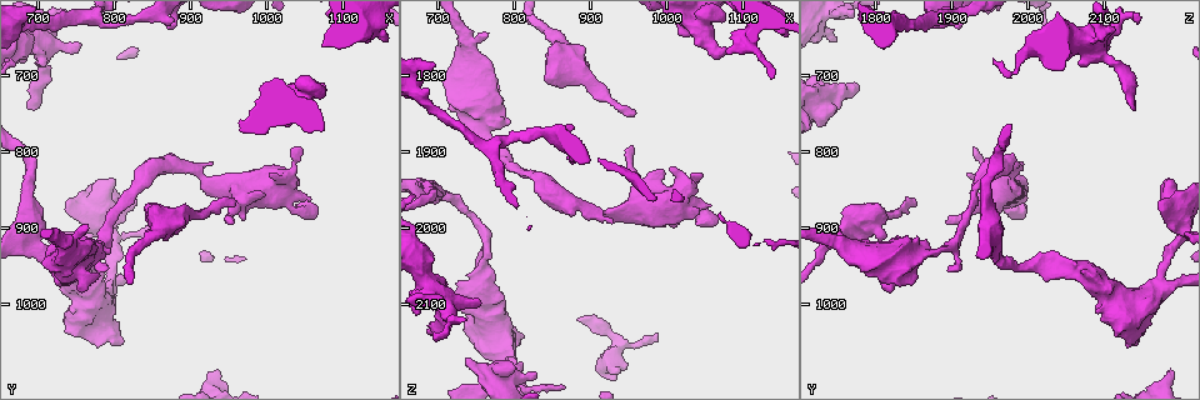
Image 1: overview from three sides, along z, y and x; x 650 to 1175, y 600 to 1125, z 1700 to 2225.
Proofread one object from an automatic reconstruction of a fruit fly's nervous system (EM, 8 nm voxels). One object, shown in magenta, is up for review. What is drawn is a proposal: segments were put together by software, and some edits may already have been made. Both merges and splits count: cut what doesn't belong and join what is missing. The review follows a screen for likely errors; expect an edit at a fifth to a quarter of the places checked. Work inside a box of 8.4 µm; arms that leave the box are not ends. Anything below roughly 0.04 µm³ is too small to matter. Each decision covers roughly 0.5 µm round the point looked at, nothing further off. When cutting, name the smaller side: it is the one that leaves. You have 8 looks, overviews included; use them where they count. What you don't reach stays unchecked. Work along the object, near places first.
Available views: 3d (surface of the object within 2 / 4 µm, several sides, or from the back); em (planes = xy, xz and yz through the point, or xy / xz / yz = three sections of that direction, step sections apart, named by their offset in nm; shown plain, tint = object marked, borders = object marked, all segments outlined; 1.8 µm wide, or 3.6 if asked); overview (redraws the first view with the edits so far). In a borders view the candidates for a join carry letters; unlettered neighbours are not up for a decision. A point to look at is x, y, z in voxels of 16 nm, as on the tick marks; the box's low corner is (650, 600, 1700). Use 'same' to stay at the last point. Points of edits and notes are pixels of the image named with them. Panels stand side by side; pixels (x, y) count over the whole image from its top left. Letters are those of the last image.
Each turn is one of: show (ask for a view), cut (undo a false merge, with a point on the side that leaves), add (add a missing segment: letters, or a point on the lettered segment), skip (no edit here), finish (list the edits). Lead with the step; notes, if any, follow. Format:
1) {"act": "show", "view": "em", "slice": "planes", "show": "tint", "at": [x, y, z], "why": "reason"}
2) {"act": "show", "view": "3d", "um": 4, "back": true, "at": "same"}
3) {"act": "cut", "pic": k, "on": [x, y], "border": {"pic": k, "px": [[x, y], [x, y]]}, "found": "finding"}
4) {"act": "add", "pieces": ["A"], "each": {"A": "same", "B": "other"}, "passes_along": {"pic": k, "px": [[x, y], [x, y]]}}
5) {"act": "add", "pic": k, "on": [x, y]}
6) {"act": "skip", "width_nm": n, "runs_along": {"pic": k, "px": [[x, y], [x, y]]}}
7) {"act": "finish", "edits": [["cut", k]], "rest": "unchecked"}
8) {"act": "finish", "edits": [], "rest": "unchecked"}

{"act": "show", "view": "3d", "um": 4, "at": [755, 660, 2100], "why": "thick end"}

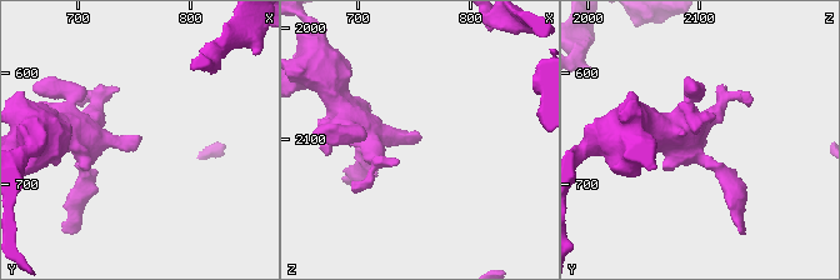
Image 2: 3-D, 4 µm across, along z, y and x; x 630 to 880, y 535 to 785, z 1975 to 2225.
{"act": "show", "view": "em", "slice": "xz", "step": 4, "show": "borders", "at": [754, 658, 2098]}

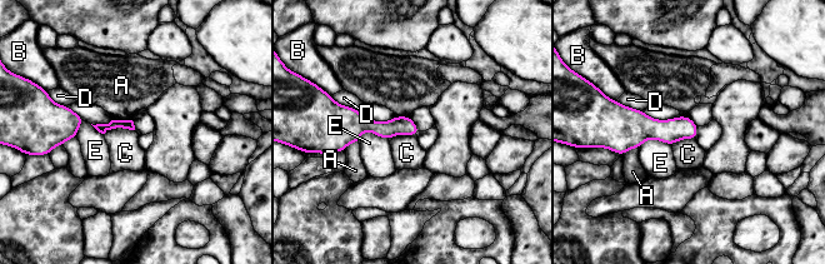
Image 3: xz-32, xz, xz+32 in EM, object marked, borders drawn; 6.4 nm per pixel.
{"act": "show", "view": "em", "slice": "planes", "show": "borders", "at": "same", "why": "cut it another way"}

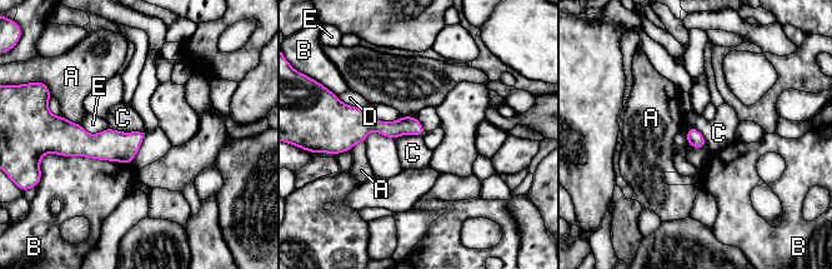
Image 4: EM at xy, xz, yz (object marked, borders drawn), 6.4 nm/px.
{"act": "skip", "each": {"A": "other", "B": "other", "C": "other", "D": "other", "E": "other"}, "border": {"pic": 4, "px": [[110, 126], [121, 131], [143, 130]]}, "found": "no lettered segment goes on from it"}

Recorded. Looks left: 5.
{"act": "show", "view": "em", "slice": "planes", "show": "tint", "at": [870, 640, 1905], "why": "end of a long branch"}

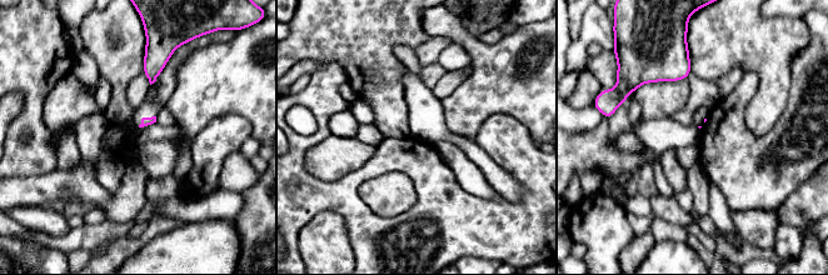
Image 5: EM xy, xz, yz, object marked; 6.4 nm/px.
{"act": "show", "view": "em", "slice": "planes", "show": "borders", "at": "same"}

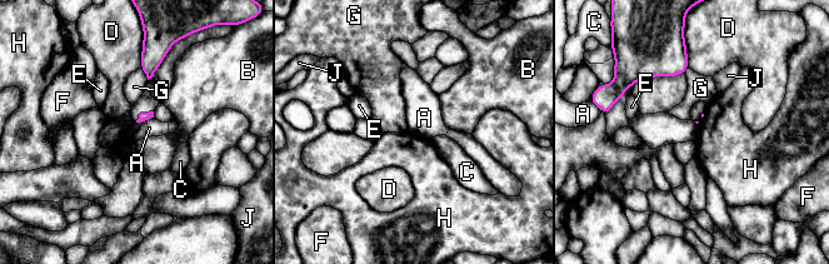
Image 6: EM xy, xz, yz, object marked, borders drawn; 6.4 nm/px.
{"act": "skip", "each": {"A": "other", "B": "other", "C": "other", "D": "other", "E": "other", "F": "other", "G": "other", "H": "other", "J": "other"}, "border": {"pic": 6, "px": [[153, 116], [135, 121]]}, "found": "no lettered segment goes on from it"}

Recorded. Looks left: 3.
{"act": "show", "view": "3d", "um": 4, "back": true, "at": [955, 875, 1850]}

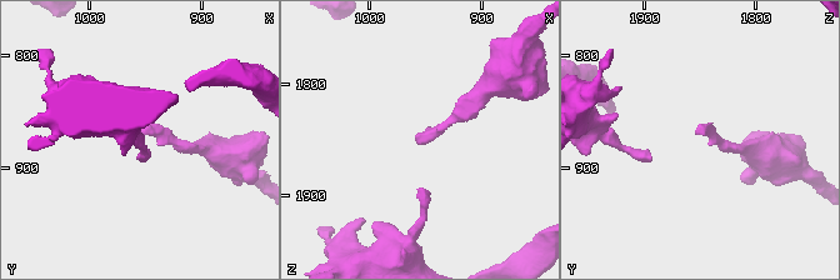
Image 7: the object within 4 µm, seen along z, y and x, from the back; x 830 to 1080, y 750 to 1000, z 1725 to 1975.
{"act": "show", "view": "em", "slice": "planes", "show": "borders", "at": [956, 870, 1846]}

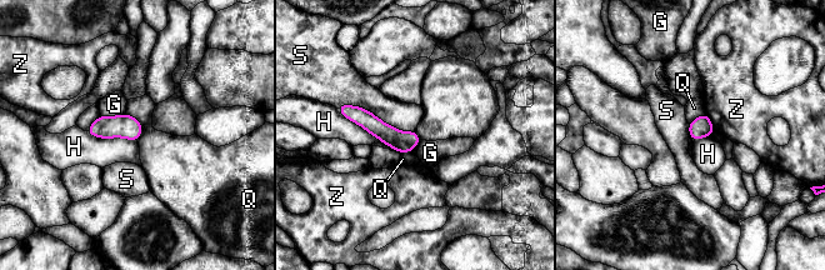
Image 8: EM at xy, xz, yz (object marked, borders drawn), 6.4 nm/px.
{"act": "skip", "width_nm": 140, "each": {"G": "other", "H": "other", "Q": "other", "S": "other", "Z": "other"}, "runs_along": {"pic": 8, "px": [[345, 110], [398, 140], [416, 140]]}, "found": "none of them fits"}

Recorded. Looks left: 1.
{"act": "finish", "edits": [], "rest": "unchecked"}

